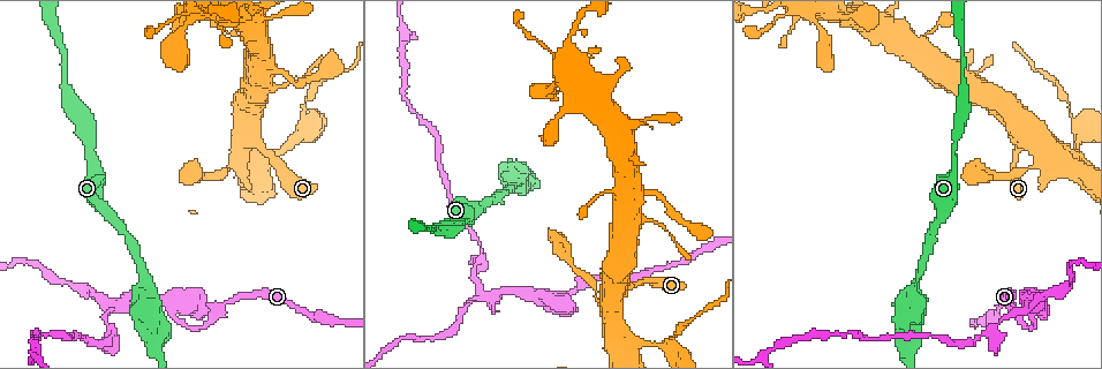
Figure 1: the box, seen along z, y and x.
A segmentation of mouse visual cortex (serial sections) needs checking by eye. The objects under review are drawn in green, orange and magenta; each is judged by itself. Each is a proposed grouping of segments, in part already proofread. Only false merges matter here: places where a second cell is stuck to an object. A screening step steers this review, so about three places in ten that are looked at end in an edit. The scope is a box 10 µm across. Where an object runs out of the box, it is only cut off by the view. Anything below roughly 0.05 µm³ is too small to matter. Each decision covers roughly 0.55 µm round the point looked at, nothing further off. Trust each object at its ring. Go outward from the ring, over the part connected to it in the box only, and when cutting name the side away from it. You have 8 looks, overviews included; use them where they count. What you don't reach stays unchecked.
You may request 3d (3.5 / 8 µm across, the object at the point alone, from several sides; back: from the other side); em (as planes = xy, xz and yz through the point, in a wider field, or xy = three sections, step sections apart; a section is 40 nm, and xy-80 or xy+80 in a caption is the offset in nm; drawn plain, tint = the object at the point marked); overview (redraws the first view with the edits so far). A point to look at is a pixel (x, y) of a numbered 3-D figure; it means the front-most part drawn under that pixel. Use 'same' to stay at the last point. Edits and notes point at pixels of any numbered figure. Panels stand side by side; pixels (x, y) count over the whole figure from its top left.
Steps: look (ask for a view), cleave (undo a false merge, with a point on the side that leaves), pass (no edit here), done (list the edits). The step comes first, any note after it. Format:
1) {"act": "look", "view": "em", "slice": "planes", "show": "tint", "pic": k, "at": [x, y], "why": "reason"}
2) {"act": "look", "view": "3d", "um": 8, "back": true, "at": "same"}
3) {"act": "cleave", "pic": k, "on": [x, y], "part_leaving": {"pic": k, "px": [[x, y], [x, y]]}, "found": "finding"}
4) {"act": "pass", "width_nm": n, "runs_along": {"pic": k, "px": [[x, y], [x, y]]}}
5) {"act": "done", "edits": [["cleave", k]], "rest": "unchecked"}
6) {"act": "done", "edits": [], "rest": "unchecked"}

{"act": "look", "view": "3d", "um": 3.5, "pic": 1, "at": [627, 286], "why": "looks like a crossing"}

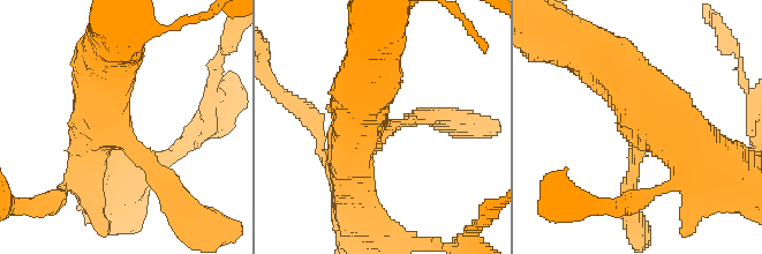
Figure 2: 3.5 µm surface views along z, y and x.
{"act": "look", "view": "em", "slice": "xy", "step": 1, "show": "tint", "pic": 2, "at": [638, 134], "why": "now the EM"}

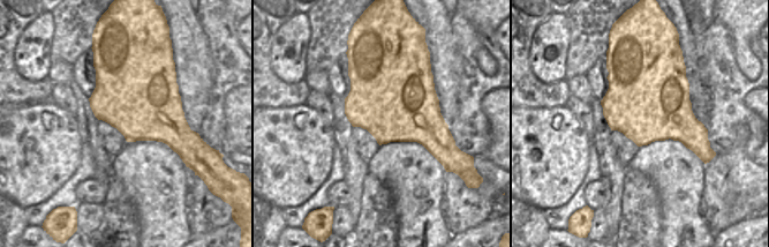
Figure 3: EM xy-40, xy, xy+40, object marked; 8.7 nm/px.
{"act": "look", "view": "em", "slice": "xy", "step": 5, "show": "tint", "at": "same"}

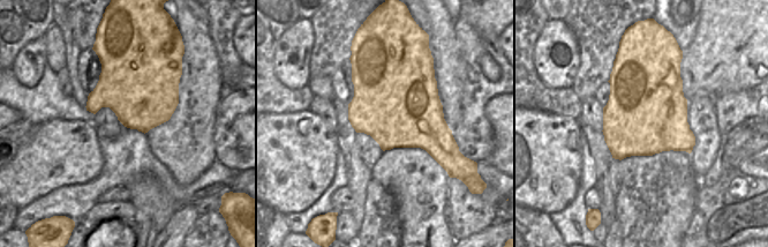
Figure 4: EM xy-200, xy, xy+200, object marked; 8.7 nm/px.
{"act": "pass", "runs_along": {"pic": 2, "px": [[158, 177], [102, 120], [105, 57]]}, "found": "one cell here"}

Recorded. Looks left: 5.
{"act": "look", "view": "3d", "um": 3.5, "pic": 1, "at": [1070, 103], "why": "sudden change in width"}

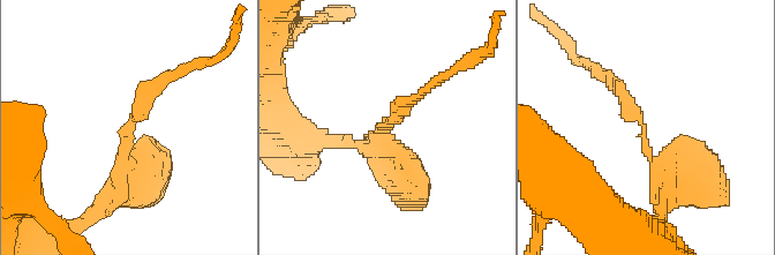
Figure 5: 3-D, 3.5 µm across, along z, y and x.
{"act": "look", "view": "em", "slice": "xy", "step": 2, "show": "tint", "pic": 5, "at": [641, 126], "arm_widths_nm": [150, 350], "why": "shape alone is not enough"}

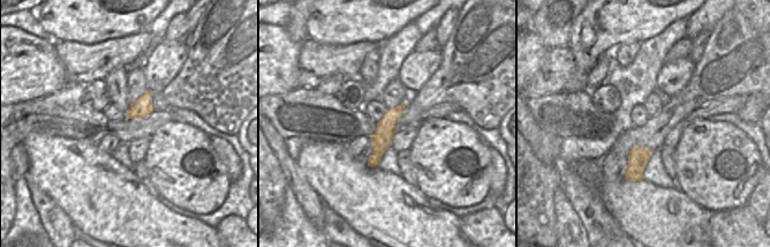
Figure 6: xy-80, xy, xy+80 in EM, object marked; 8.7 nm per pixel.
{"act": "look", "view": "em", "slice": "xy", "step": 5, "show": "tint", "at": "same", "why": "cut it another way"}

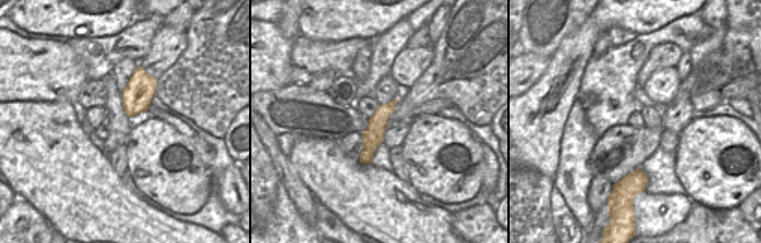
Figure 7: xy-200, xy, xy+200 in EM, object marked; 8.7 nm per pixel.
{"act": "cleave", "pic": 5, "on": [639, 117], "part_leaving": {"pic": 5, "px": [[652, 159], [642, 124], [601, 74]]}, "found": "two cells meet here"}

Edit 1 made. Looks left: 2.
{"act": "done", "edits": [["cleave", 5]], "rest": "unchecked"}

